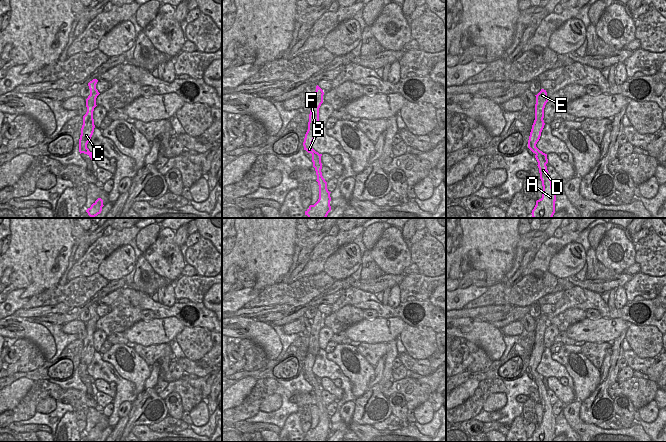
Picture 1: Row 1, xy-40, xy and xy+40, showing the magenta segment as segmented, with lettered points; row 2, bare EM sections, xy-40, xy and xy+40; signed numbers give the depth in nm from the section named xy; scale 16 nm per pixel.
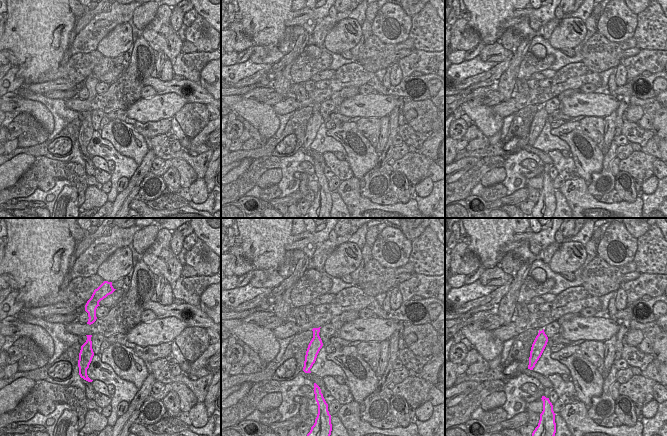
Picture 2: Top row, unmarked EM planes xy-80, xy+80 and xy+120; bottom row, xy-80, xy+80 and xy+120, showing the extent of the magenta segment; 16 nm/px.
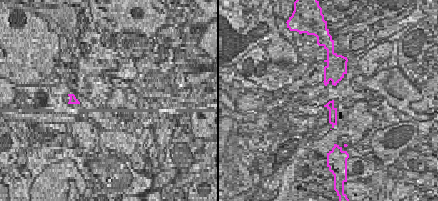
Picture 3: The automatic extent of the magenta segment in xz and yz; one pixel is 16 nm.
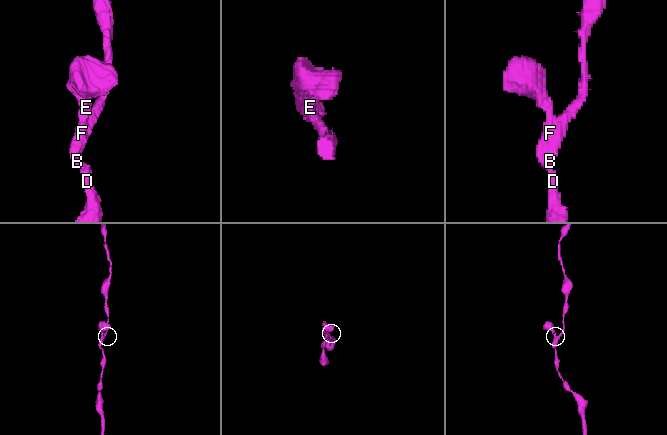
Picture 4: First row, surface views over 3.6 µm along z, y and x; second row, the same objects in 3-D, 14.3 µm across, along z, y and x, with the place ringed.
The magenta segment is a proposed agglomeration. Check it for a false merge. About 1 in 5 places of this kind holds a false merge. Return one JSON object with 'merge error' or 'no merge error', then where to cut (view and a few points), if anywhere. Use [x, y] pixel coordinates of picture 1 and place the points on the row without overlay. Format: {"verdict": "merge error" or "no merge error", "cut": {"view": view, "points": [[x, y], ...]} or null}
{"verdict": "no merge error", "cut": null}

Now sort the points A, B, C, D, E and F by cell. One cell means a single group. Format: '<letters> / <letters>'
A B C D E F

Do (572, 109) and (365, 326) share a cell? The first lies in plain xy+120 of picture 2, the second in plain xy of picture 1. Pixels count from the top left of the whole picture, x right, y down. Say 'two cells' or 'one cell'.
one cell

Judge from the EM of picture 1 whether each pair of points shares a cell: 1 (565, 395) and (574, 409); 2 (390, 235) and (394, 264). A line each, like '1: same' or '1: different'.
1: different
2: same

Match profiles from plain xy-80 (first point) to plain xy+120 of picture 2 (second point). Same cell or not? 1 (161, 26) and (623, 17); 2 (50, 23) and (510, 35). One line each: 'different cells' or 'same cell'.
1: same cell
2: different cells

